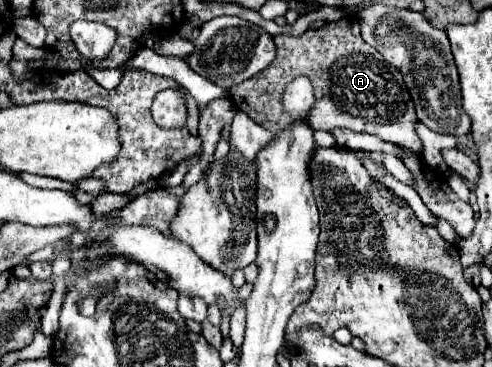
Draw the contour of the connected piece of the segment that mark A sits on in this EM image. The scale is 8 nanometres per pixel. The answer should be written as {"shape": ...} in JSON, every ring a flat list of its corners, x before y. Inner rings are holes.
{"shape":[[355,18,327,22,323,28,307,30,301,36,277,34,273,36,273,42,277,46,277,56,271,66,229,90,235,106,247,112,257,124,271,132,283,130,283,126,291,122,291,114,287,114,281,106,283,90,291,78,307,76,311,78,315,94,315,106,311,114,307,114,311,130,349,128,355,132,375,134,385,142,393,142,409,150,423,148,415,132,417,116,403,76,361,38,359,22]]}

